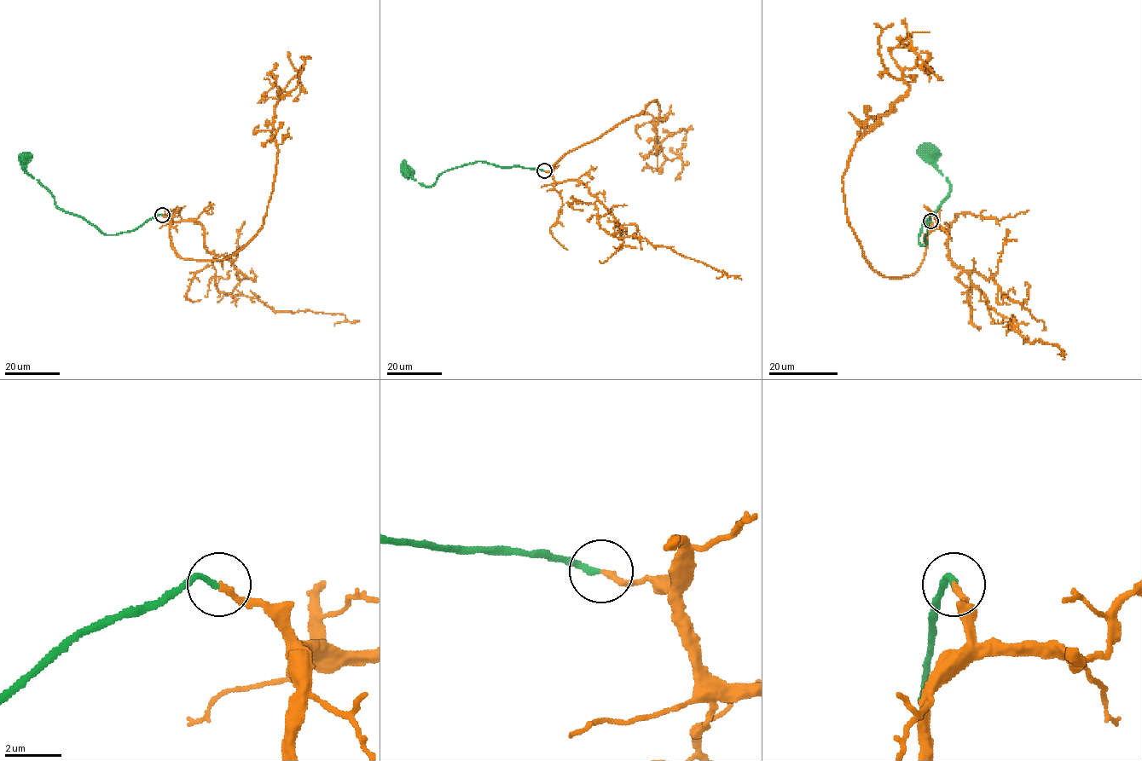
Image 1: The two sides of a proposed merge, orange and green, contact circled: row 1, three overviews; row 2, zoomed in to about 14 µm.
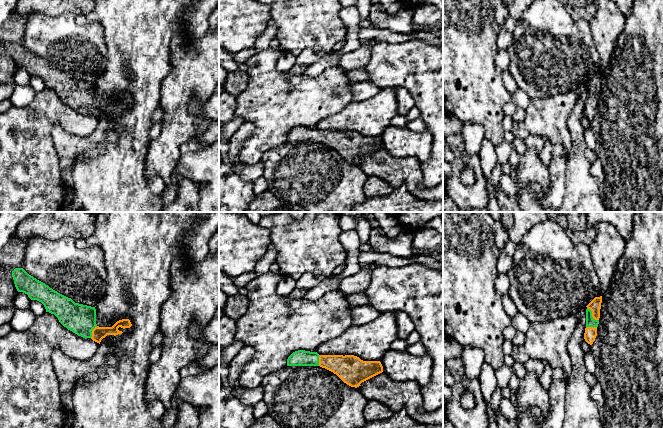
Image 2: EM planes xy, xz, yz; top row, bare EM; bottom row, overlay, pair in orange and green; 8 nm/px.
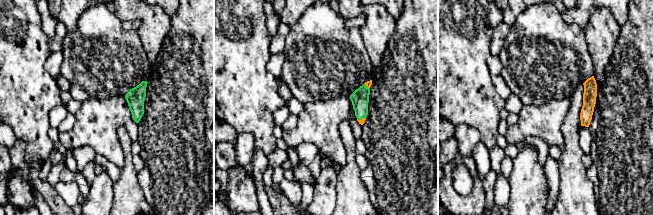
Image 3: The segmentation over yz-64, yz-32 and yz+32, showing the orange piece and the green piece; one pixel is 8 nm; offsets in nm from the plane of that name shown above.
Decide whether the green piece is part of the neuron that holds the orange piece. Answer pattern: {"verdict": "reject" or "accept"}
{"verdict": "accept"}

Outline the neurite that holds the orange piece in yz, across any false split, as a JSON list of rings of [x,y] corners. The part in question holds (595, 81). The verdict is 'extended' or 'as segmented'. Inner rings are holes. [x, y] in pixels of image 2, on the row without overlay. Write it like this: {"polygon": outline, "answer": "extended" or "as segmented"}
{"polygon": [[[602,72],[595,73],[586,83],[586,104],[584,109],[585,117],[592,121],[597,112],[597,103],[600,94]]], "answer": "extended"}

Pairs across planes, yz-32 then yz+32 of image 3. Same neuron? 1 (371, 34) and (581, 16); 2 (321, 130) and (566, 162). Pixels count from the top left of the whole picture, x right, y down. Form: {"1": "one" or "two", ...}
{"1": "two", "2": "two"}

